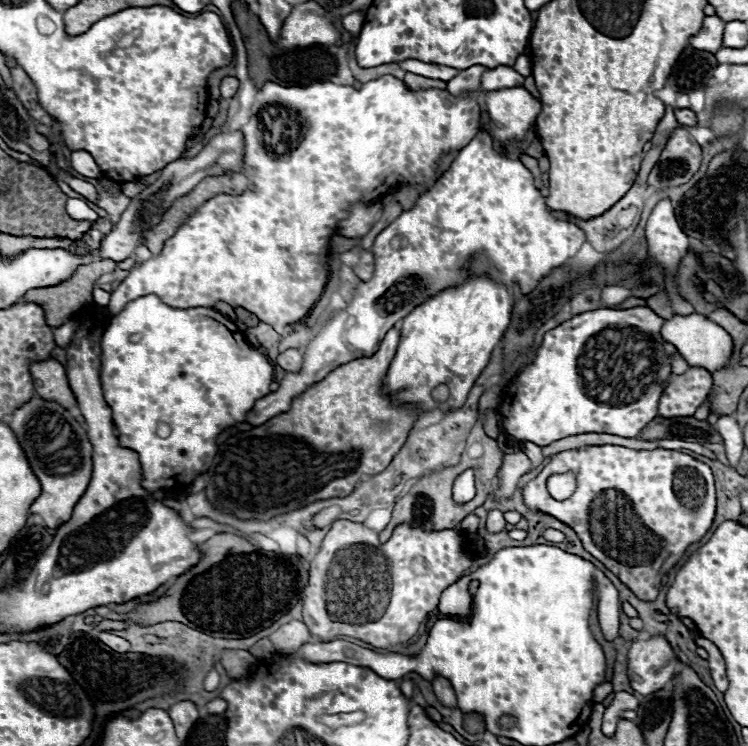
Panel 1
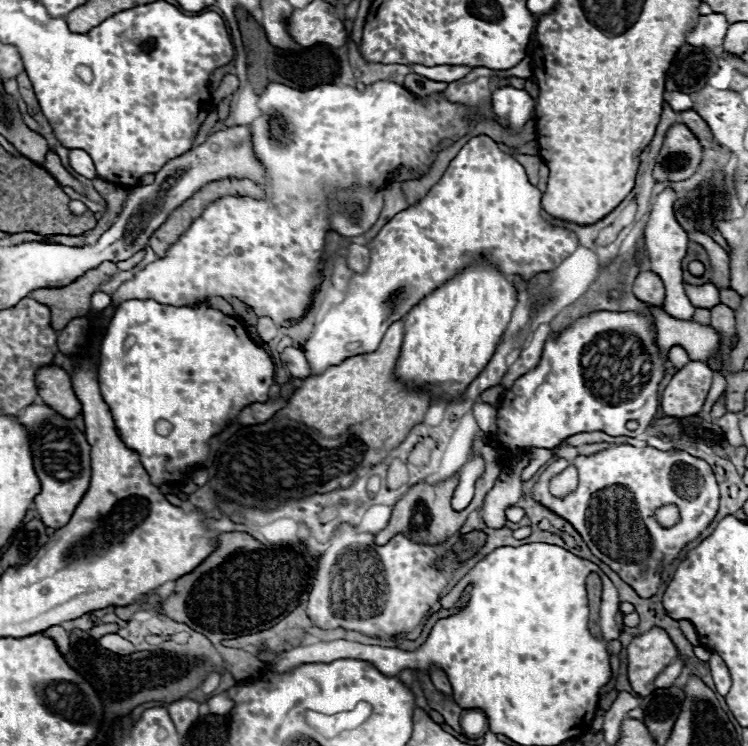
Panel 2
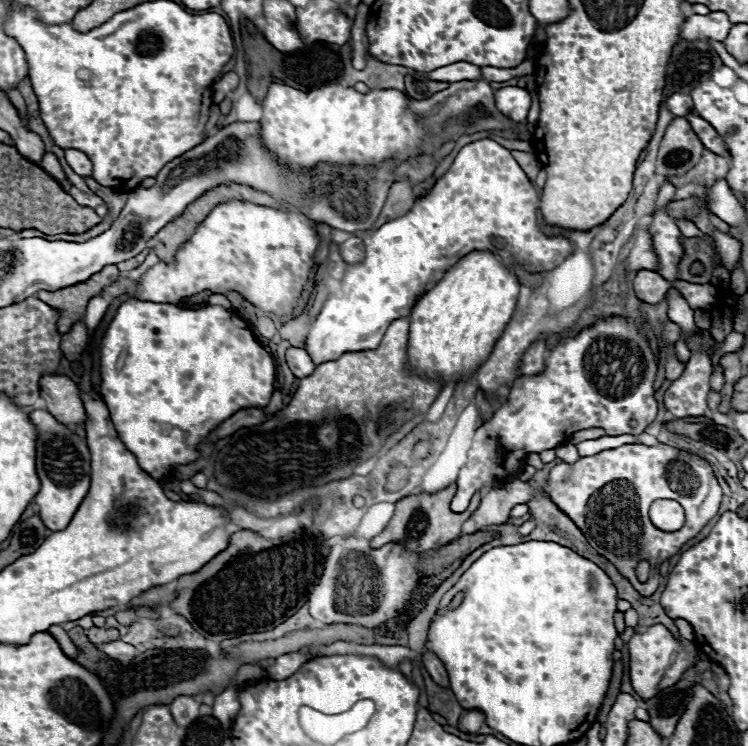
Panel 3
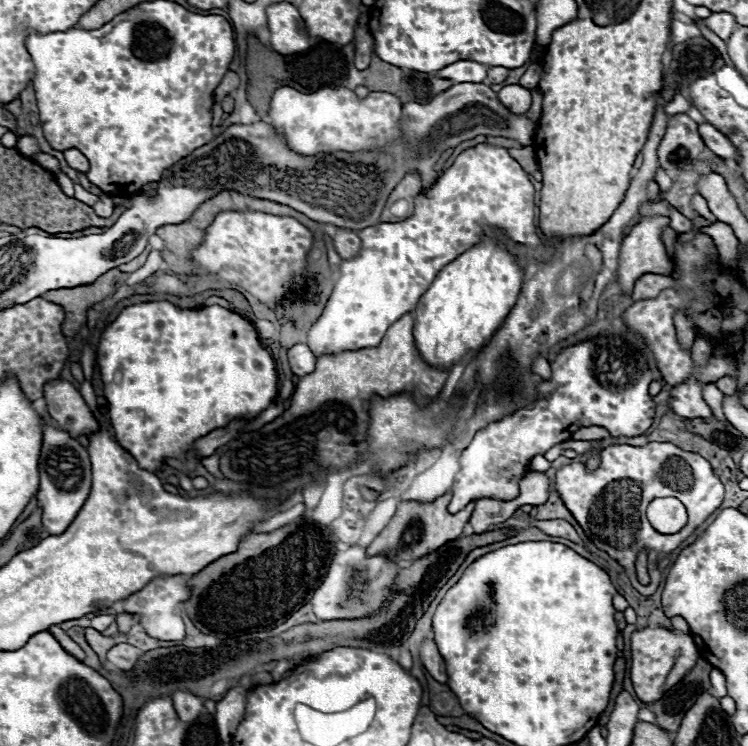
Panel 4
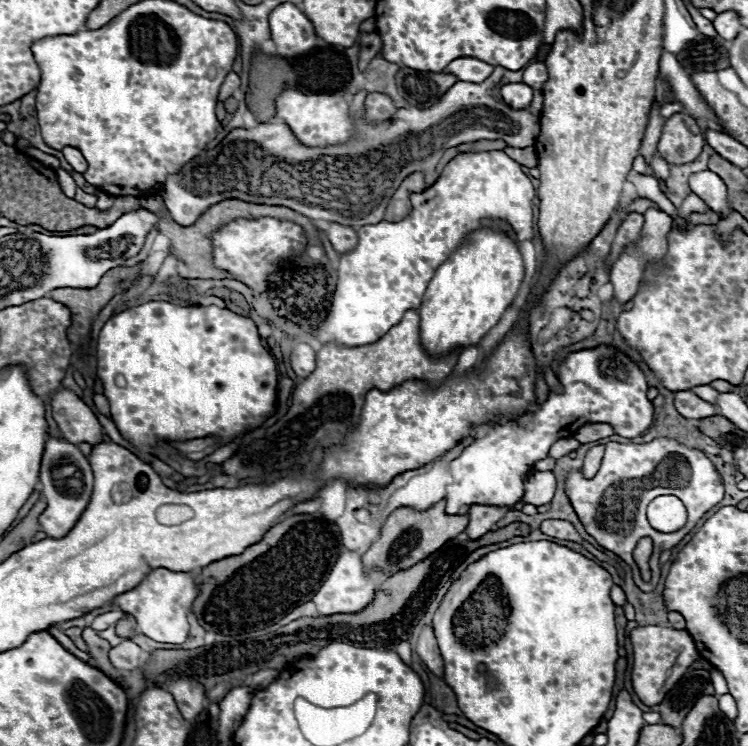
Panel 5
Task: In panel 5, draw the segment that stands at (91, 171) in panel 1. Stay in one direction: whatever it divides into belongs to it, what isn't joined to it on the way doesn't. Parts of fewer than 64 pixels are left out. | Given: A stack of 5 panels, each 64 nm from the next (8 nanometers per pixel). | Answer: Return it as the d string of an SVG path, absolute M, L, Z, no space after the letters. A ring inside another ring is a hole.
M64 148L62 150L64 152L64 158L68 160L68 164L76 170L76 172L86 172L86 168L88 168L88 164L86 164L86 160L84 160L84 156L80 154L80 150L76 150L76 148Z

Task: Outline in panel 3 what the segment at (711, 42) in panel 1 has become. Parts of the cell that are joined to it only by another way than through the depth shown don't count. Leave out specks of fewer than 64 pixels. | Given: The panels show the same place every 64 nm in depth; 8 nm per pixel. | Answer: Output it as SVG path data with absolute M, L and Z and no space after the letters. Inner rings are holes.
M710 12L706 16L694 14L690 16L682 26L682 38L684 40L716 40L724 42L724 36L728 36L728 28L732 28L732 22L724 12Z

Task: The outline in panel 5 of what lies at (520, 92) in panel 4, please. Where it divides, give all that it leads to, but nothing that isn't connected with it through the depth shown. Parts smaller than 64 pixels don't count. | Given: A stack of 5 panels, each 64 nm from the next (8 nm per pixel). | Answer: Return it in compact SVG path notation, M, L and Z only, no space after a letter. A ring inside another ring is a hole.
M518 82L518 84L504 84L500 88L504 102L512 108L528 108L532 102L532 88Z

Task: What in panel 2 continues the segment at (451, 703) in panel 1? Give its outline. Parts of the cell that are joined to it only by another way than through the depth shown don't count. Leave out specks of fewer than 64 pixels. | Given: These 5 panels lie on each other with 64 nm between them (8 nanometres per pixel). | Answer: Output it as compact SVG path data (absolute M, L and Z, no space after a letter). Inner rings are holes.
M432 668L430 670L430 678L432 678L432 682L434 682L434 686L436 686L438 692L442 692L446 696L452 696L452 686L450 686L446 674L440 668Z

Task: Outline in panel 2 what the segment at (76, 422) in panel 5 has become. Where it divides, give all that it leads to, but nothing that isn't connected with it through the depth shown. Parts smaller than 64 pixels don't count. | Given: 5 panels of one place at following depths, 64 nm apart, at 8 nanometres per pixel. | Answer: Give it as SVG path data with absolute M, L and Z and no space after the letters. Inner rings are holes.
M56 364L38 368L36 386L38 386L40 398L50 408L56 408L56 412L60 412L62 416L74 418L76 414L80 414L80 410L82 410L80 402L78 402L76 394L72 392L70 376L64 368L60 368Z

